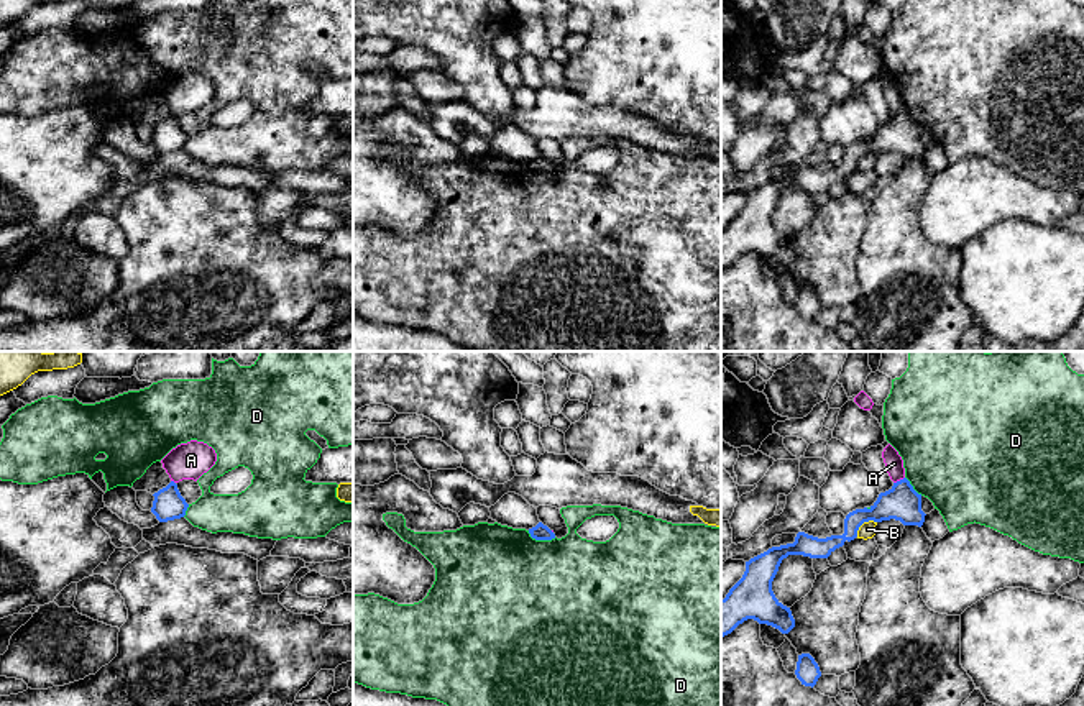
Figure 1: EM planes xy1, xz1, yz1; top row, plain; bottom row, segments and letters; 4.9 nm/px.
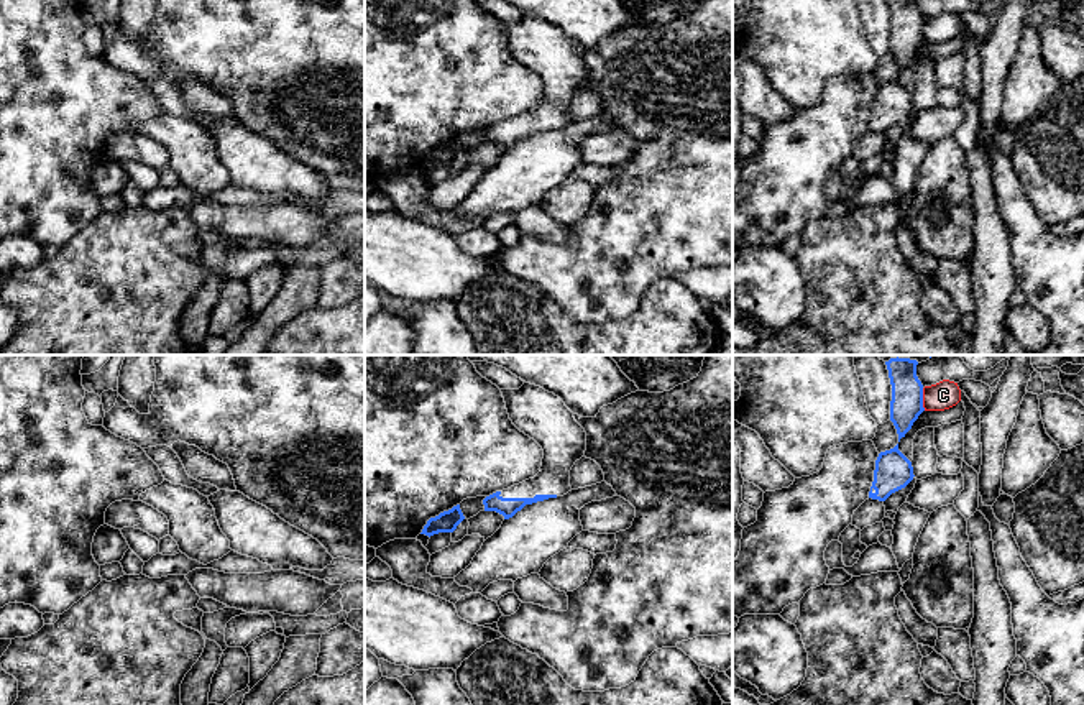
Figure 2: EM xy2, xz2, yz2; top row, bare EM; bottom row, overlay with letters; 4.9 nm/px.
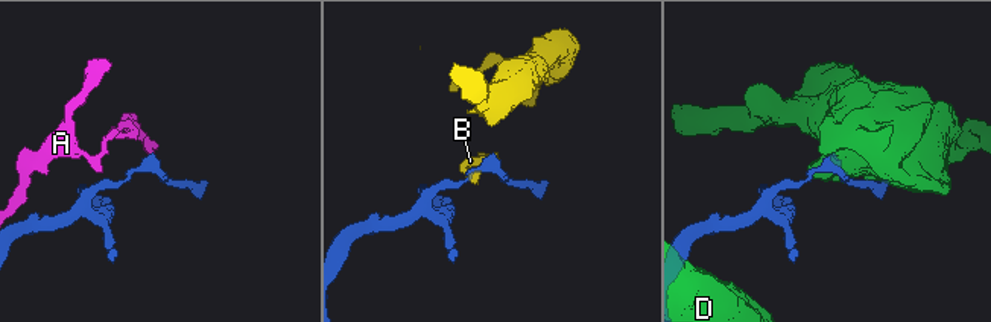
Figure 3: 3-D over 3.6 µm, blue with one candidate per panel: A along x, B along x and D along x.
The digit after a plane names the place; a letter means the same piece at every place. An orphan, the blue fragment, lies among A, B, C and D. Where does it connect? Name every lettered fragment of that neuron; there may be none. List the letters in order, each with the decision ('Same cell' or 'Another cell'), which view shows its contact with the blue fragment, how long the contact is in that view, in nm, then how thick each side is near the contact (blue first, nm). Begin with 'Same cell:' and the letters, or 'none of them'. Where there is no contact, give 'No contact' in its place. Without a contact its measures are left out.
Same cell: none of them
A: Another cell. Touches blue in yz1. Shared border 70 nm. Thickness 180 nm (blue) against 90 nm
B: Another cell. Touches blue in yz1. Shared border 130 nm. Thickness 180 nm (blue) against 80 nm
C: Another cell. Touches blue in yz2. Shared border 110 nm. Thickness 160 nm (blue) against 140 nm
D: Another cell. Touches blue in xz1. Shared border 150 nm. Thickness 80 nm (blue) against 500 nm

